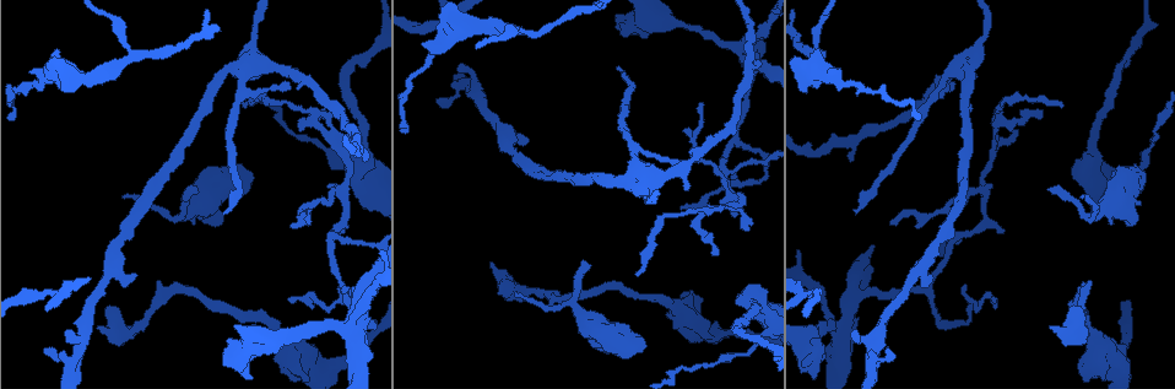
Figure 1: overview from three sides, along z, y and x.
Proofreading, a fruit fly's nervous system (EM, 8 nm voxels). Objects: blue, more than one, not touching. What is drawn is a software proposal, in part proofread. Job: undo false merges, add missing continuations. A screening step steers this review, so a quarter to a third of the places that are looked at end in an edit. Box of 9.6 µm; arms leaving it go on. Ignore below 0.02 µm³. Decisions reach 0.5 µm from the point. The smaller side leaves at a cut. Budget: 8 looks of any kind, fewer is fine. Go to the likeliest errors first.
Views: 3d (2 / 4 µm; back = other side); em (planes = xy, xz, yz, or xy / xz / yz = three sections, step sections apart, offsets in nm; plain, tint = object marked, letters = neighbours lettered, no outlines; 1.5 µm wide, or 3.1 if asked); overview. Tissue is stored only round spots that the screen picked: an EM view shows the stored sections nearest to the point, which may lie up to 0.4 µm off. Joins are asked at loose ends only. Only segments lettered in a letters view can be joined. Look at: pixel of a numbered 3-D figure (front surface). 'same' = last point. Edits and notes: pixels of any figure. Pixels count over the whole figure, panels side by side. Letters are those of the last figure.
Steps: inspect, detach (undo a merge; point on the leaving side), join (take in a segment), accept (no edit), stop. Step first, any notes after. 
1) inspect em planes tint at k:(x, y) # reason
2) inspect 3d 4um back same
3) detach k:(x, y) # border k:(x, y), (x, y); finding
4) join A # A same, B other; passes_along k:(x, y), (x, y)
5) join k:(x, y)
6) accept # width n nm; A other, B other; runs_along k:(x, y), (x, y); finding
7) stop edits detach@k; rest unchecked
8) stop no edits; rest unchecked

inspect 3d 4um at 1:(1050, 191) # branch stops here

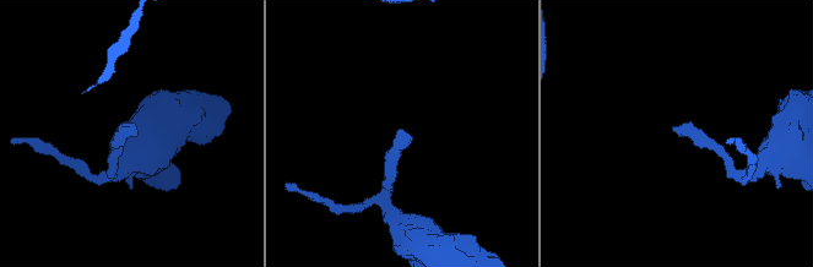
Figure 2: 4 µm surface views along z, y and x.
inspect em planes tint at 2:(121, 128)

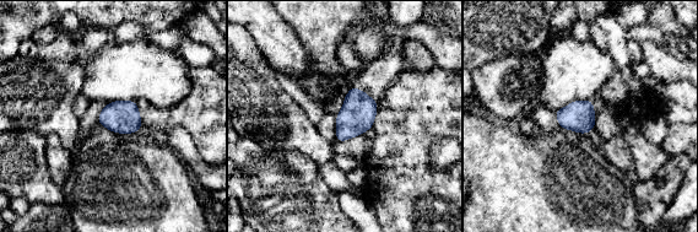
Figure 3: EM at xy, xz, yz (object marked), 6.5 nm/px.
inspect em planes letters same # what lies round it

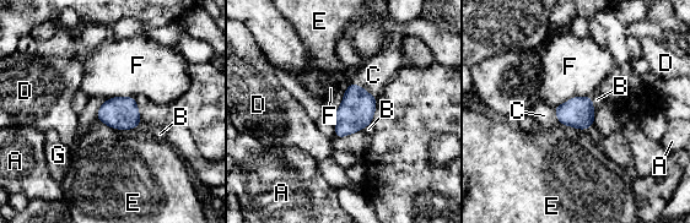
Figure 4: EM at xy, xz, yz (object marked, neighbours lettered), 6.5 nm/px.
join C # width 200 nm; A other, B other, C same, D other, E other, F other, G other; passes_along 4:(356, 112), (364, 88), (373, 75); it goes on there

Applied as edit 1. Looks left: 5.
inspect em planes letters at 1:(857, 213) # long arm stops here

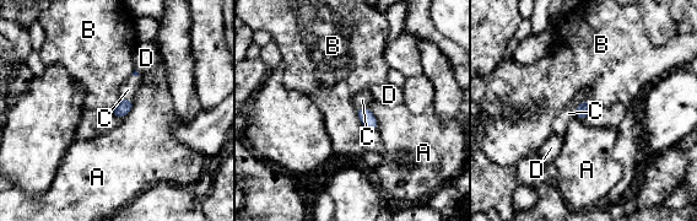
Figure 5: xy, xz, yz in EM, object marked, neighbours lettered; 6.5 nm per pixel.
join C # width 90 nm; A other, B other, C same, D other; it goes on there

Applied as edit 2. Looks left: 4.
stop edits join@4, join@5; rest unchecked

